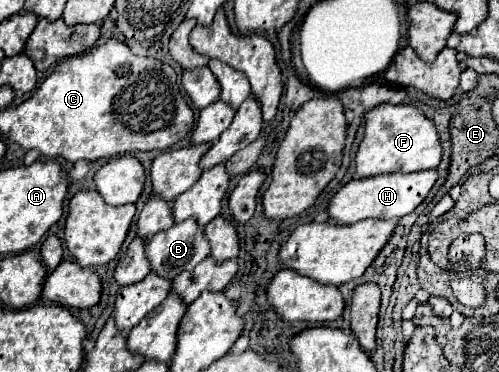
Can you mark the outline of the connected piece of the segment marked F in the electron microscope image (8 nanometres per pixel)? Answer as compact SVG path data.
M380 104L366 114L364 140L356 154L356 174L362 178L386 172L418 172L436 168L442 146L436 124L412 104Z

